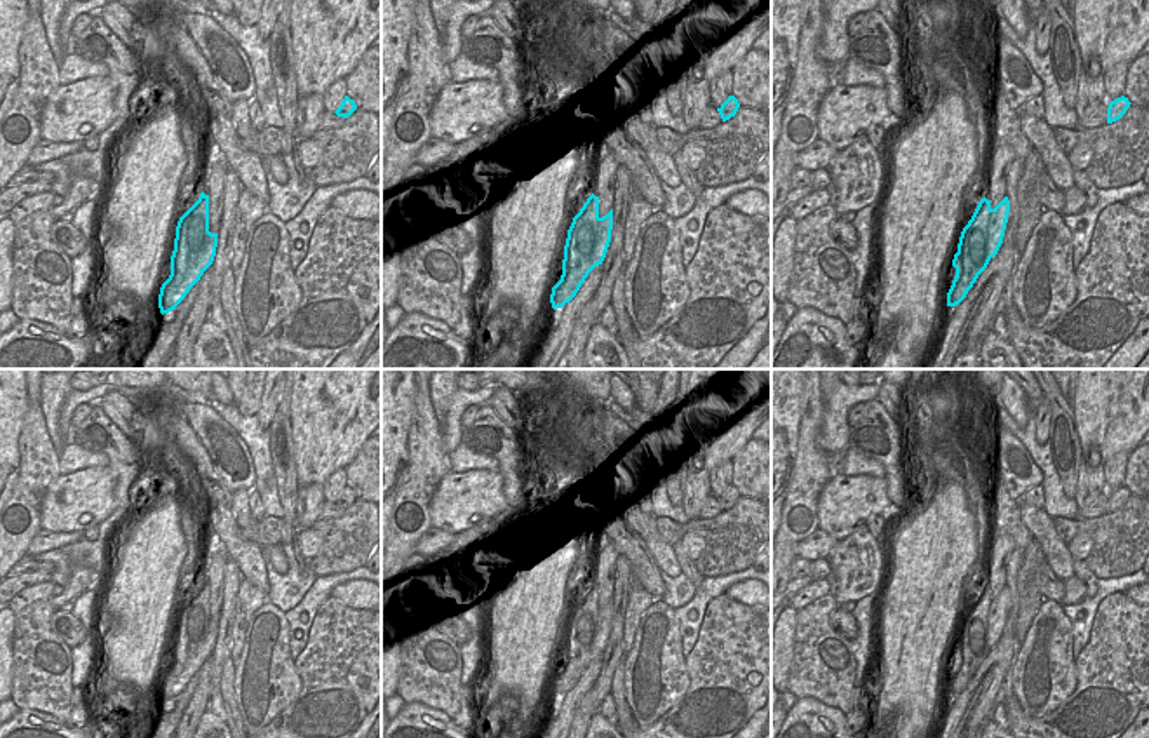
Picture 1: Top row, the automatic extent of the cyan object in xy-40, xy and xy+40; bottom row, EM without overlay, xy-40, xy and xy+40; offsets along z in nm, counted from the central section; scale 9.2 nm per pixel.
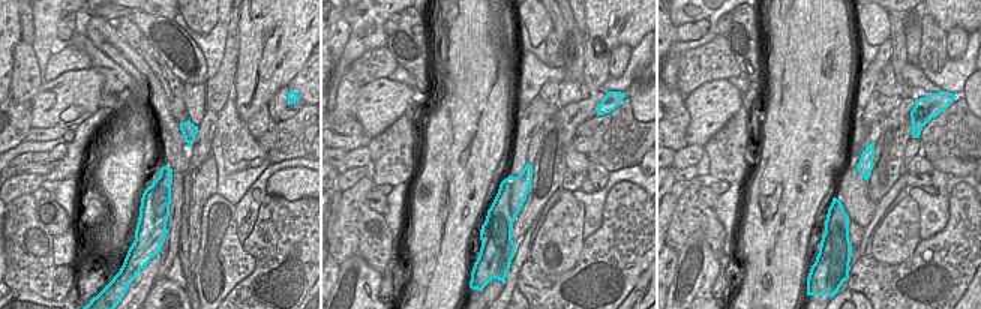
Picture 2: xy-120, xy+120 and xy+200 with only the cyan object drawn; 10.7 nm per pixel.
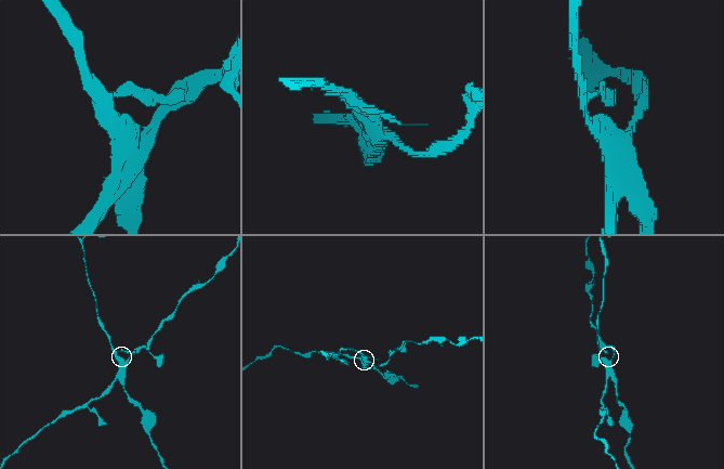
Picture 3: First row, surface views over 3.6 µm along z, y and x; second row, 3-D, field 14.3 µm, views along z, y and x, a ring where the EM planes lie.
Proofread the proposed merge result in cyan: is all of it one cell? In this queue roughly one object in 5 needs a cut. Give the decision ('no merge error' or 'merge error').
merge error

